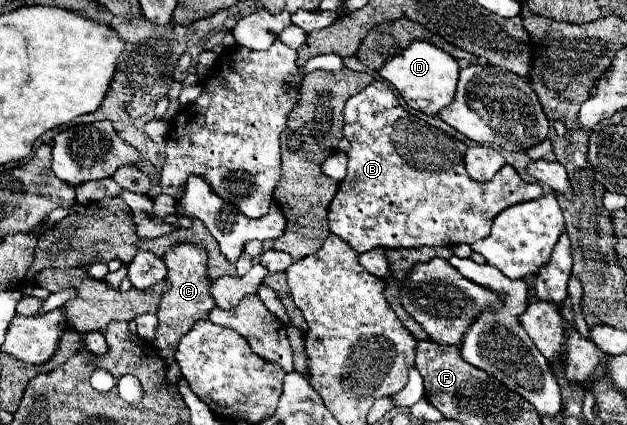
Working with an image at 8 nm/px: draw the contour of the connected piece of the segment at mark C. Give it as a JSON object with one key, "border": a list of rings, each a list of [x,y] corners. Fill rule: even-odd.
{"border":[[[176,243],[170,245],[164,253],[164,263],[168,267],[166,283],[168,289],[162,293],[162,301],[158,305],[158,329],[154,333],[154,347],[166,365],[174,363],[174,353],[178,349],[178,341],[184,333],[188,333],[196,321],[208,319],[210,309],[214,309],[214,299],[210,299],[210,277],[208,277],[208,253],[204,247],[194,243]]]}

